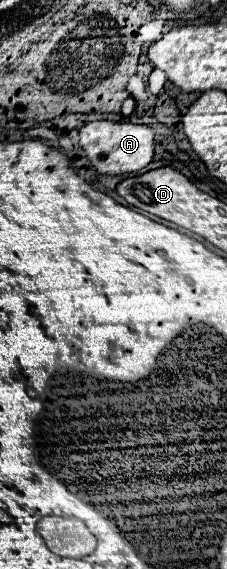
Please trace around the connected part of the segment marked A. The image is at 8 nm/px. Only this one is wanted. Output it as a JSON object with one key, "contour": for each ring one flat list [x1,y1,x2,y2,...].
{"contour":[[97,120,89,122,79,130,79,144,85,150,85,156,101,174,131,174,145,168,155,154,155,134,149,126,131,124,131,122,109,122]]}

